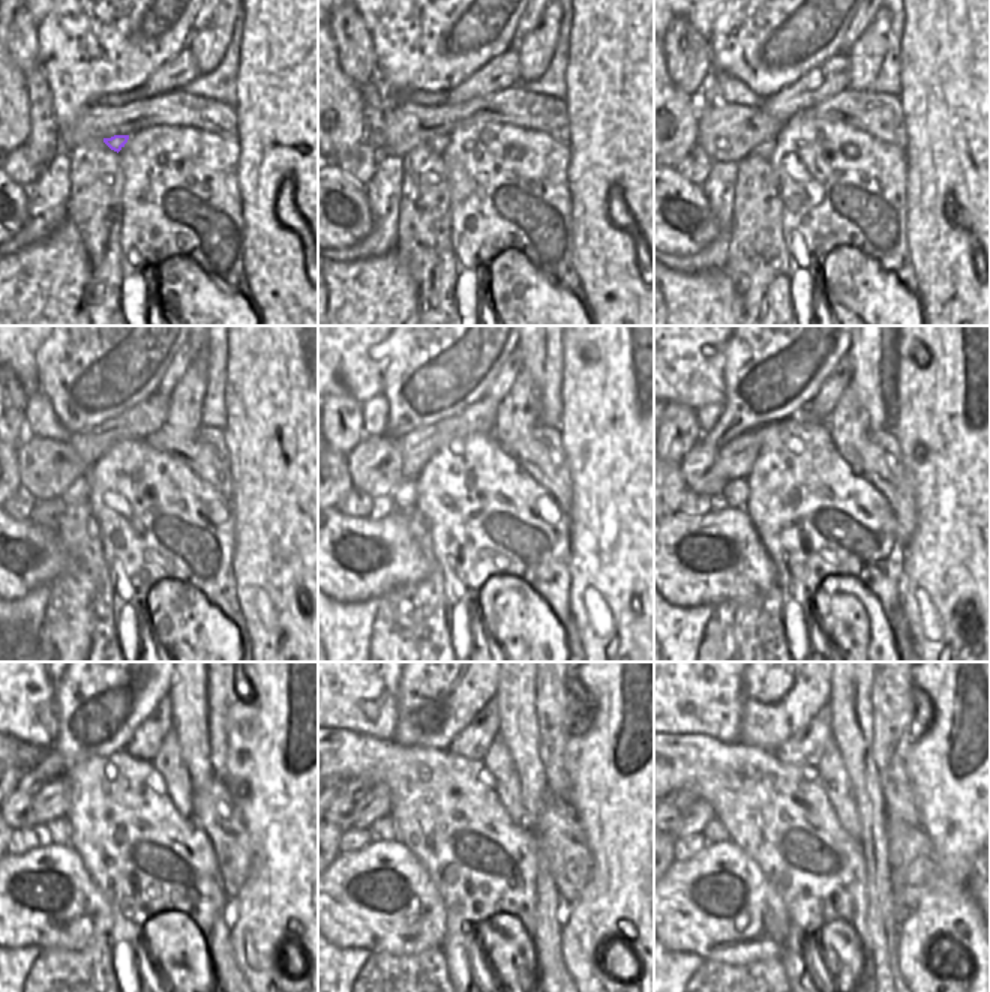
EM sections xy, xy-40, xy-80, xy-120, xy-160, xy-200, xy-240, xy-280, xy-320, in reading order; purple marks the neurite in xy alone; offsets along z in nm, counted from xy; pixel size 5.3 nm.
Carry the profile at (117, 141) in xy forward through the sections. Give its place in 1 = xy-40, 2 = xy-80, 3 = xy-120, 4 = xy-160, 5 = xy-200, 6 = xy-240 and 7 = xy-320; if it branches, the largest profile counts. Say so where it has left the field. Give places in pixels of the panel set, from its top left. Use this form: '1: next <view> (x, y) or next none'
1: next xy-40 (438, 144)
2: next xy-80 (764, 150)
3: next xy-120 (78, 491)
4: next xy-160 (404, 499)
5: next xy-200 (735, 492)
6: next xy-240 (59, 829)
7: next xy-320 (713, 832)

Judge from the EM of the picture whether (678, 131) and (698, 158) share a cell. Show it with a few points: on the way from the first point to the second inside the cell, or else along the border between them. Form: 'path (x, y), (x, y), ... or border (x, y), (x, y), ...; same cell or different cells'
border (696, 143), (675, 167); different cells

